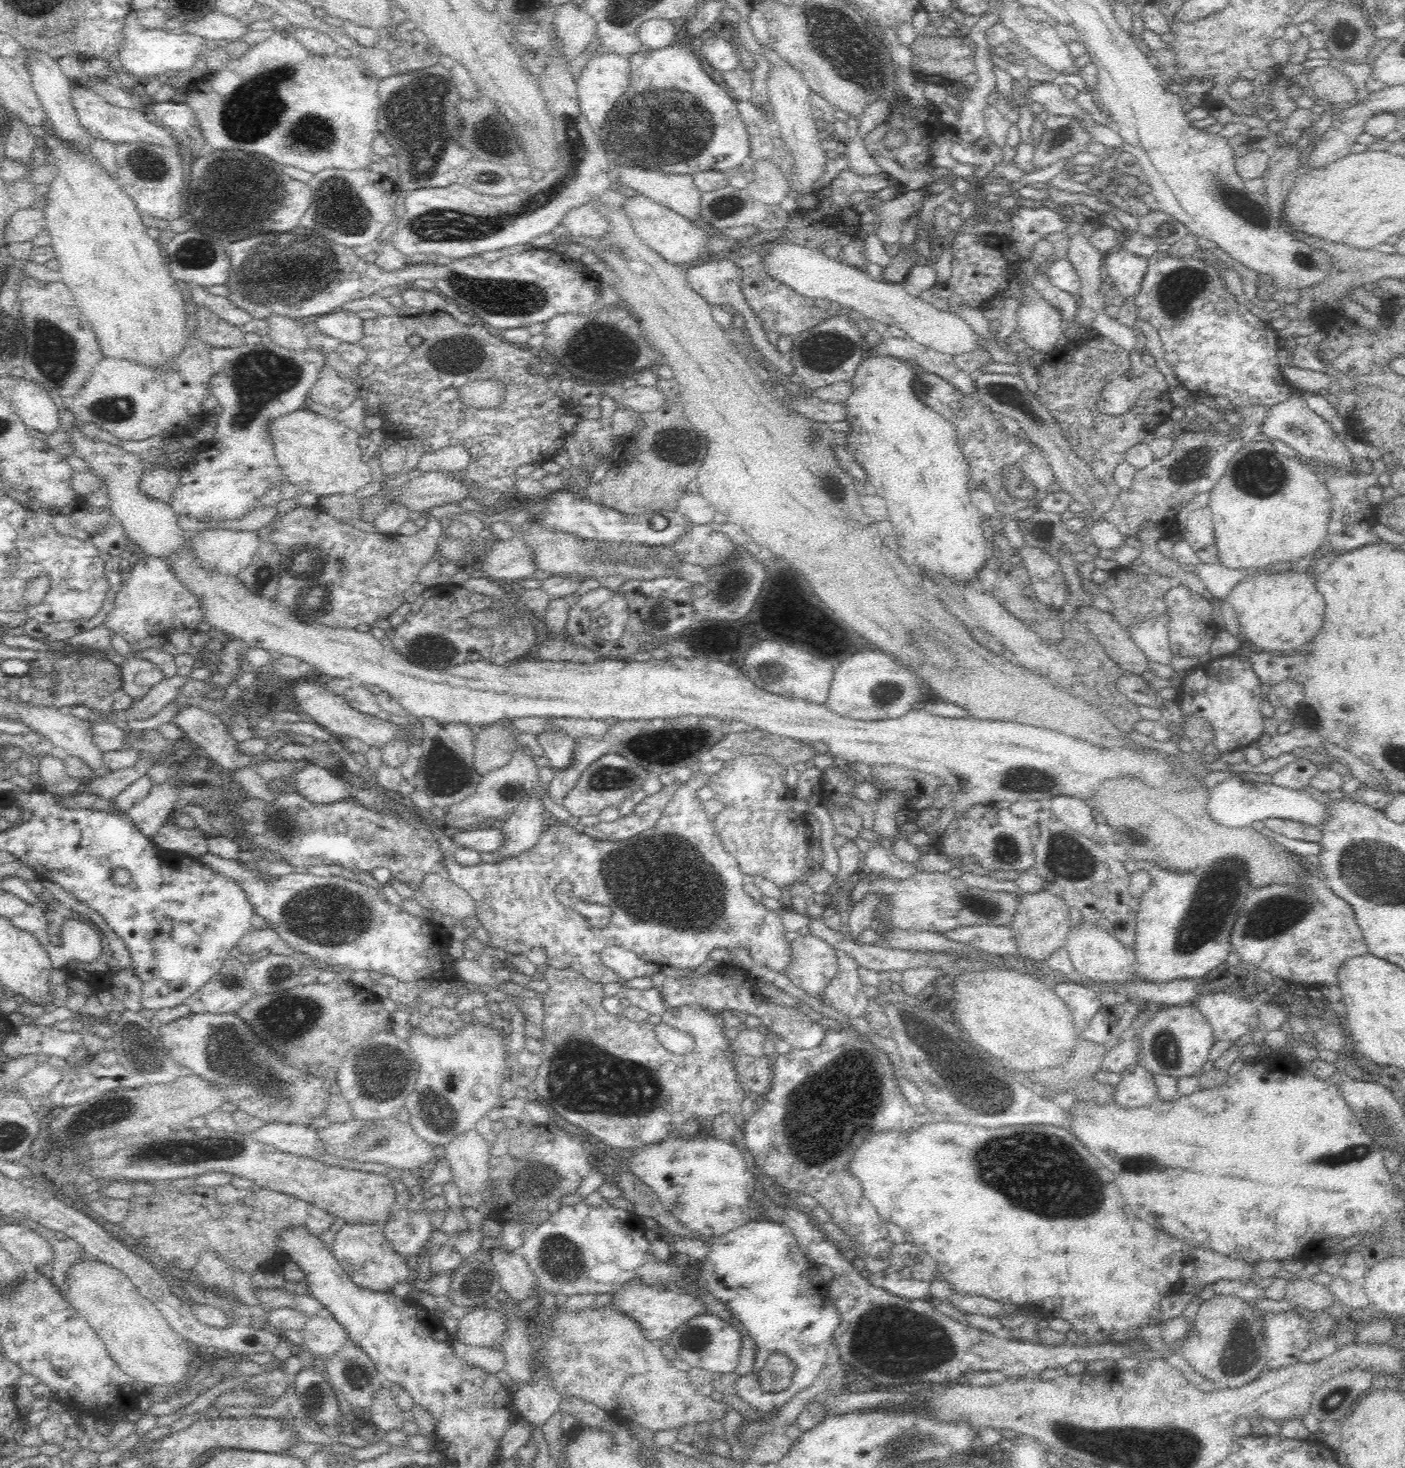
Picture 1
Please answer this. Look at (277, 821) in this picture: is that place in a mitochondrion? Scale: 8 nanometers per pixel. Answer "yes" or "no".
yes

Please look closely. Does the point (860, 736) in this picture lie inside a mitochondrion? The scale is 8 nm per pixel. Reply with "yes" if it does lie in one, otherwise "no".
no

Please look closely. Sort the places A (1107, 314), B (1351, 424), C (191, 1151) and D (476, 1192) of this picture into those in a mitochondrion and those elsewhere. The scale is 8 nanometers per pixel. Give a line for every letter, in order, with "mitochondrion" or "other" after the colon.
A: other
B: other
C: mitochondrion
D: other

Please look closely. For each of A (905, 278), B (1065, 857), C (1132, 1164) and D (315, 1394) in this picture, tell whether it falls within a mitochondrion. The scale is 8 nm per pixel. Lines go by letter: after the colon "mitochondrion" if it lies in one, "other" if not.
A: other
B: mitochondrion
C: mitochondrion
D: other

